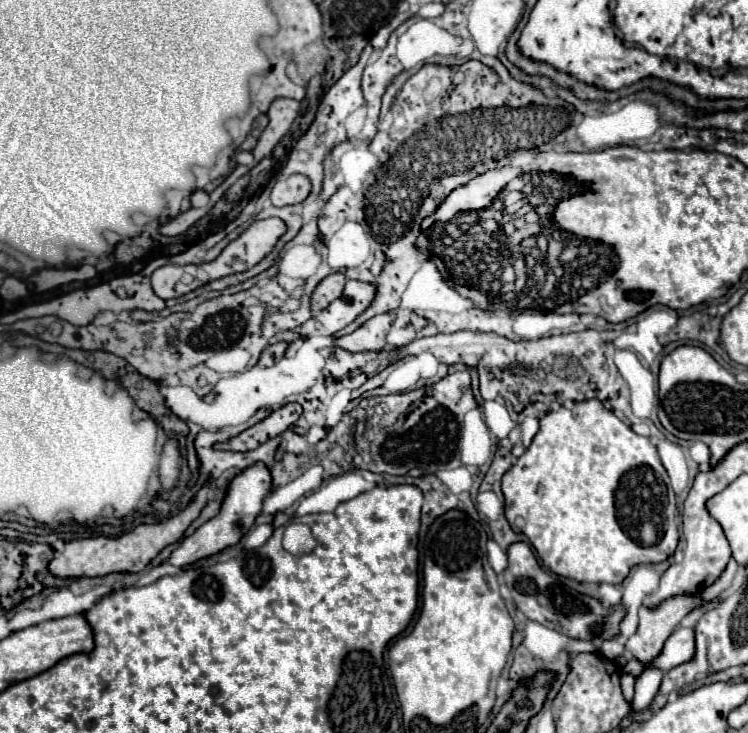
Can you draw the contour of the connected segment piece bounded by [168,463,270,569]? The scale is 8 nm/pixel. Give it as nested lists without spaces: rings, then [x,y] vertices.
[[[256,463],[248,469],[244,469],[240,475],[234,477],[234,481],[230,483],[228,487],[228,493],[226,493],[226,499],[222,503],[222,509],[216,517],[212,517],[210,521],[206,521],[202,527],[198,527],[194,531],[194,535],[186,537],[180,547],[176,547],[168,559],[170,565],[176,565],[176,567],[186,567],[186,565],[192,565],[204,557],[210,557],[210,555],[216,555],[220,553],[222,549],[230,547],[230,545],[236,545],[244,533],[248,533],[248,529],[252,527],[254,519],[258,517],[260,509],[262,509],[262,501],[264,497],[270,493],[270,473],[266,469],[264,463]]]

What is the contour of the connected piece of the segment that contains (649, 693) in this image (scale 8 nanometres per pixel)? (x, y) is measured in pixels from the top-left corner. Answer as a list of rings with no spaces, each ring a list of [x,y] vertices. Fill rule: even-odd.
[[[646,669],[636,679],[636,693],[634,693],[634,699],[632,699],[632,709],[634,711],[642,711],[642,709],[646,709],[652,703],[654,695],[658,693],[662,675],[664,673],[660,669]]]

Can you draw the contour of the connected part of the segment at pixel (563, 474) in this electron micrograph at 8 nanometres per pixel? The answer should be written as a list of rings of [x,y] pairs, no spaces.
[[[588,399],[588,401],[580,401],[580,403],[572,403],[572,405],[562,405],[558,411],[550,411],[542,417],[542,425],[540,431],[536,433],[536,437],[532,439],[530,447],[526,449],[526,453],[518,459],[518,463],[502,477],[502,493],[506,499],[506,519],[510,523],[510,527],[514,531],[520,531],[530,539],[532,547],[536,549],[536,553],[540,555],[540,559],[544,561],[546,567],[550,567],[556,575],[562,577],[570,577],[574,581],[590,581],[590,583],[622,583],[628,577],[628,571],[634,565],[640,563],[660,563],[666,561],[678,545],[678,525],[676,525],[676,515],[668,515],[666,507],[670,503],[668,499],[668,473],[658,457],[656,445],[652,445],[652,441],[648,437],[636,435],[628,425],[624,425],[612,411],[608,411],[598,399]]]

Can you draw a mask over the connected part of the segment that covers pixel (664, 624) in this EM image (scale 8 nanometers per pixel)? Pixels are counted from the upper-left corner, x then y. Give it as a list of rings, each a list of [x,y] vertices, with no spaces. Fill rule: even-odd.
[[[670,597],[658,607],[640,607],[640,627],[628,639],[626,649],[640,661],[650,663],[660,651],[664,641],[670,637],[674,627],[684,615],[688,615],[696,605],[702,603],[702,597]]]

